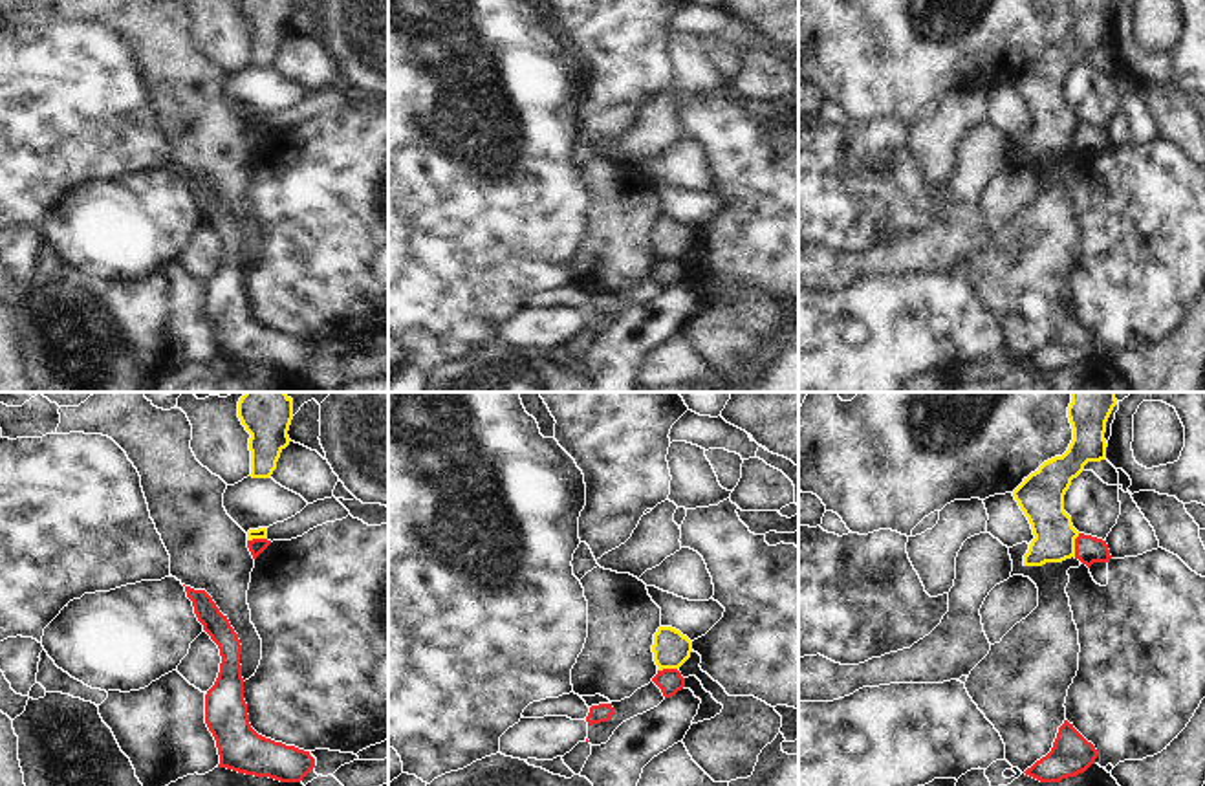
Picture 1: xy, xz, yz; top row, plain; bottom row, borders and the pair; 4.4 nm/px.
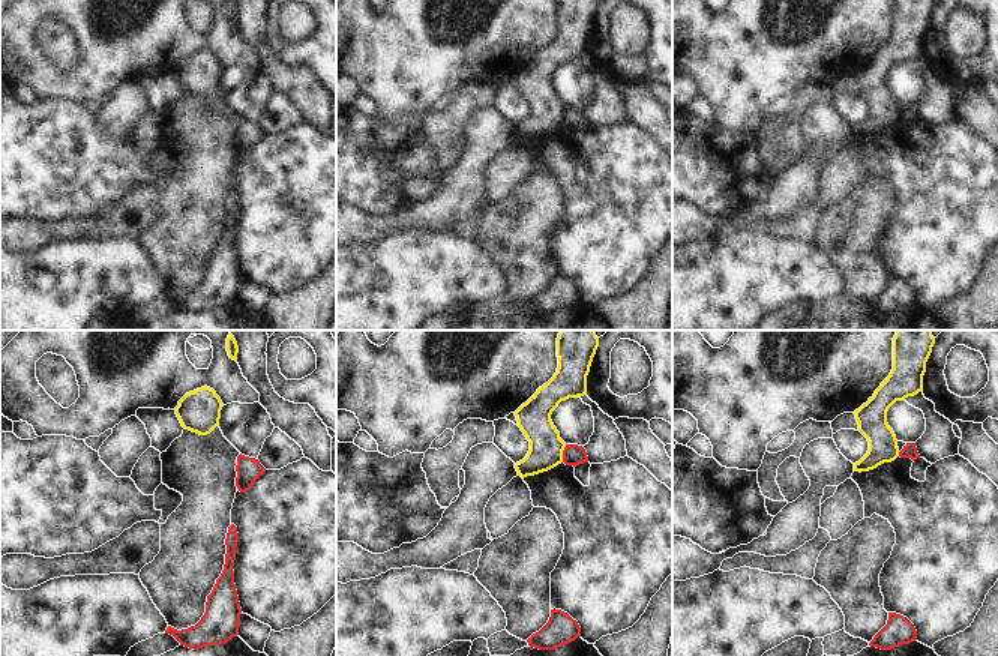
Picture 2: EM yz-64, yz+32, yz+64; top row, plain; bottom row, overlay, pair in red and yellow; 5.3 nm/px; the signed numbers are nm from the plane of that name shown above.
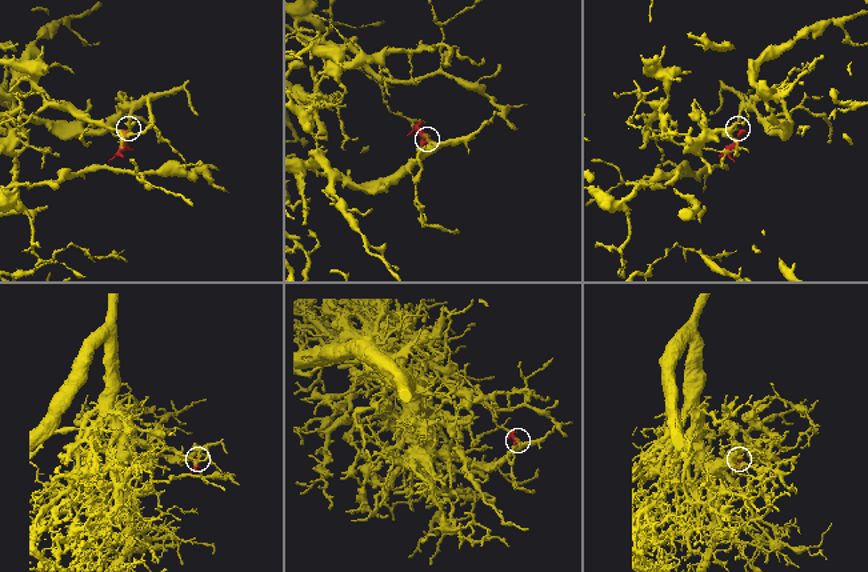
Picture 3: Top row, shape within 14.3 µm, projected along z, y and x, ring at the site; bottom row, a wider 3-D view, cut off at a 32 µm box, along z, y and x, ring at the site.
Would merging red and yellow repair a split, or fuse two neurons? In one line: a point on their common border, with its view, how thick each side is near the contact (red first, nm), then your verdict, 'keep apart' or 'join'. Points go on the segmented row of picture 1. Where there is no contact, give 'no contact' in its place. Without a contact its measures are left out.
yz (1075, 545) | 120/190 nm | keep apart

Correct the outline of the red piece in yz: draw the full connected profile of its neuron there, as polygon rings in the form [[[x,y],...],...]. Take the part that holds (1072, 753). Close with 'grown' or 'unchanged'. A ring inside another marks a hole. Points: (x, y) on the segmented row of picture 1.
[[[1068,720],[1058,727],[1051,751],[1024,773],[1040,782],[1060,782],[1095,764],[1097,749]]] | unchanged

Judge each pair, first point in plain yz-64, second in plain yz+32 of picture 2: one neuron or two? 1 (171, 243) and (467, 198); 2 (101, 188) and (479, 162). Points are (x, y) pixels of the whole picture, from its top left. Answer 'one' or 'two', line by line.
1: two
2: two

